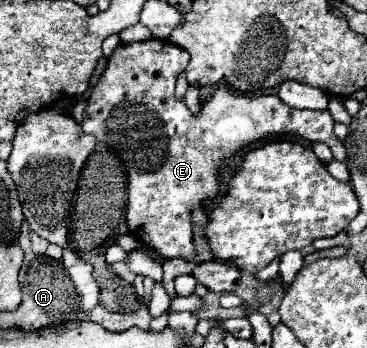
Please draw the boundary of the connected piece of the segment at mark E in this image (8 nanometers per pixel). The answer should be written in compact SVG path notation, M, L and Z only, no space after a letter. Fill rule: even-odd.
M150 38L144 42L120 44L108 58L108 66L88 98L88 108L82 118L82 128L88 134L96 134L98 142L104 142L112 150L116 150L128 170L130 202L128 202L126 218L128 218L130 234L164 258L192 260L194 244L192 244L190 212L194 210L194 206L218 194L218 168L222 160L232 158L236 152L244 150L256 140L262 140L266 136L278 136L278 134L280 136L296 134L308 142L324 142L330 146L332 154L338 160L346 160L346 150L332 130L334 120L328 110L324 112L296 110L284 104L278 96L248 98L230 92L226 86L218 86L212 98L208 100L208 104L202 104L202 112L198 116L190 114L186 104L174 98L178 76L186 66L188 66L188 52L172 44L170 40Z

